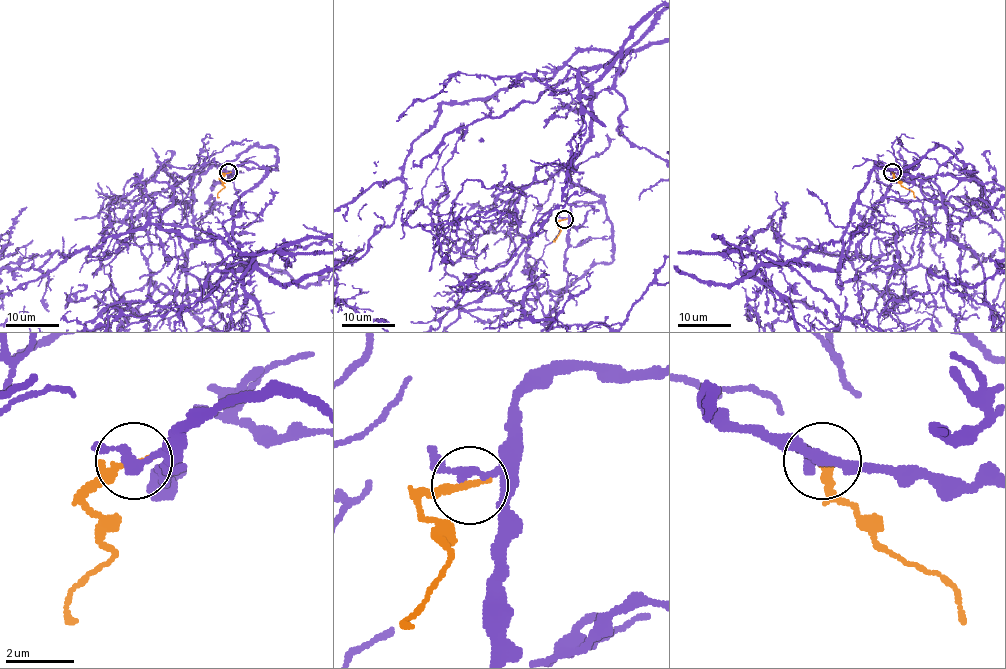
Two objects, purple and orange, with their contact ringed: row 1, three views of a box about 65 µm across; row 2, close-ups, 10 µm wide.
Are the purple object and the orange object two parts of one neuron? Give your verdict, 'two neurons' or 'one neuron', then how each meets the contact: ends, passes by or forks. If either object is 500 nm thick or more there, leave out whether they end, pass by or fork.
one neuron; purple passes by; orange passes by

